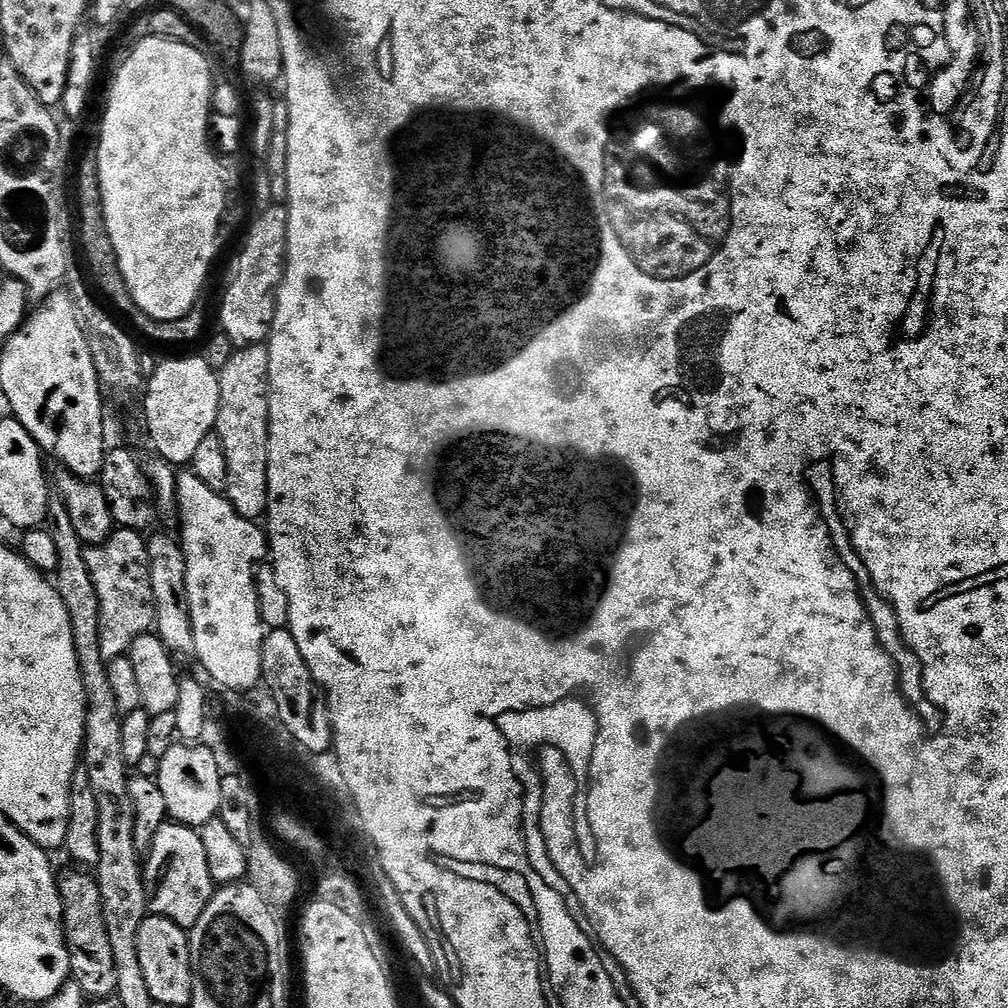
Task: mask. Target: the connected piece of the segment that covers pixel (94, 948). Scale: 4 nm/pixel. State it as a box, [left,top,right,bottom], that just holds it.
[58,870,116,1000]

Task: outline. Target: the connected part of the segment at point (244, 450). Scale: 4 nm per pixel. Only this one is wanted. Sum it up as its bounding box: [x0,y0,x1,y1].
[214,343,270,521]

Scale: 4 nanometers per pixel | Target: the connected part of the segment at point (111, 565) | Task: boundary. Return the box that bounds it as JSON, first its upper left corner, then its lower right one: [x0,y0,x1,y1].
[84,527,156,662]

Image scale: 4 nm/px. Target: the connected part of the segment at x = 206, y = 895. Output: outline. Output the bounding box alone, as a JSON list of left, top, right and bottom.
[142,822,214,930]

